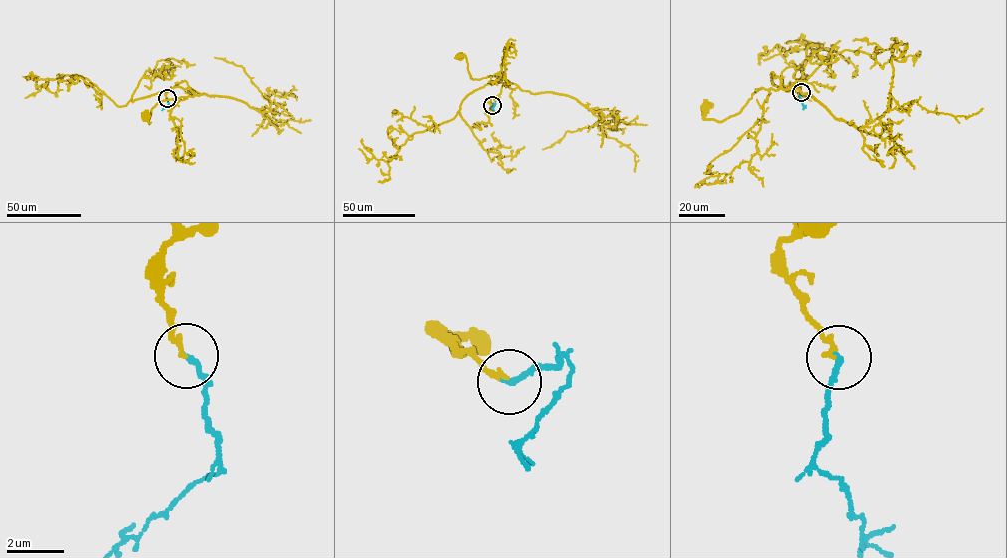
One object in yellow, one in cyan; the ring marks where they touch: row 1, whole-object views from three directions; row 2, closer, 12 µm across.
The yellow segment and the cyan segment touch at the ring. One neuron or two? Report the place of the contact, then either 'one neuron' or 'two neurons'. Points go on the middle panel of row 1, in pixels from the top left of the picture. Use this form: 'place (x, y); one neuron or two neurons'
place (492, 105); one neuron

